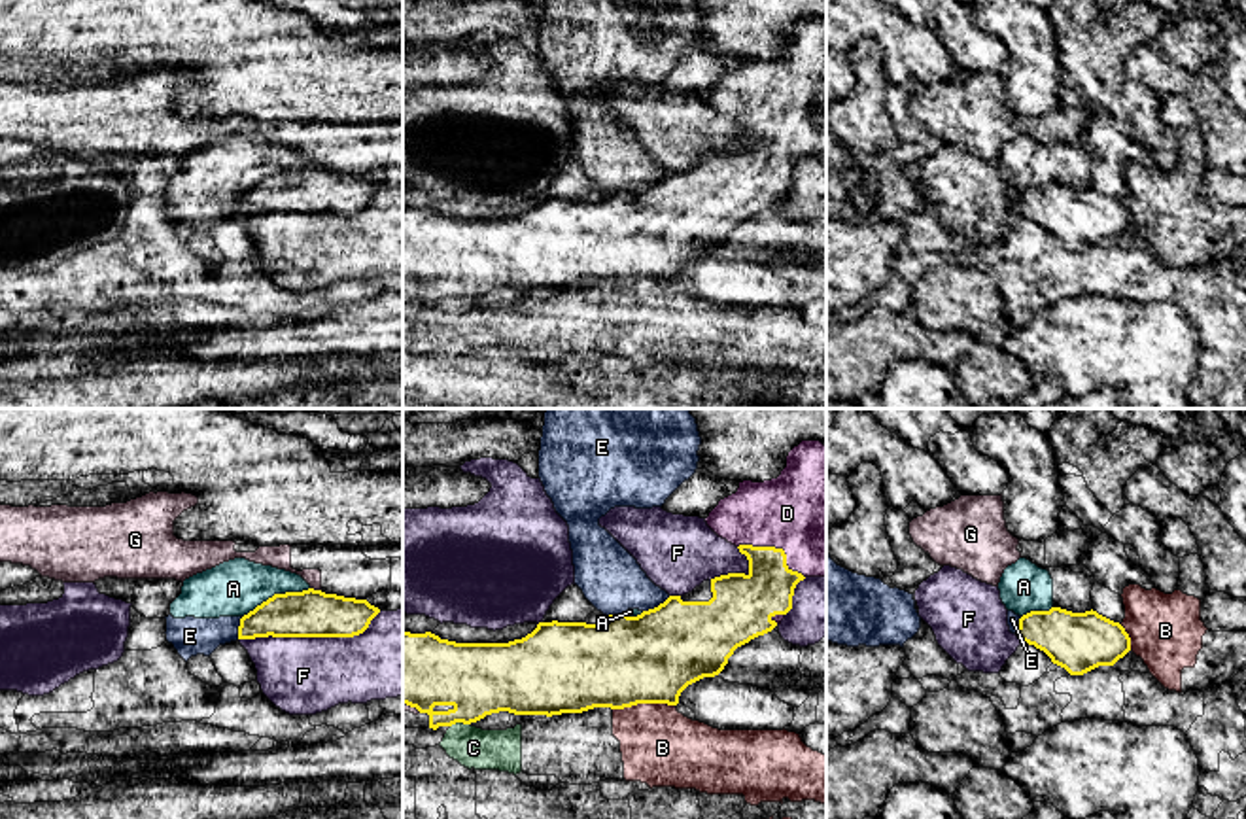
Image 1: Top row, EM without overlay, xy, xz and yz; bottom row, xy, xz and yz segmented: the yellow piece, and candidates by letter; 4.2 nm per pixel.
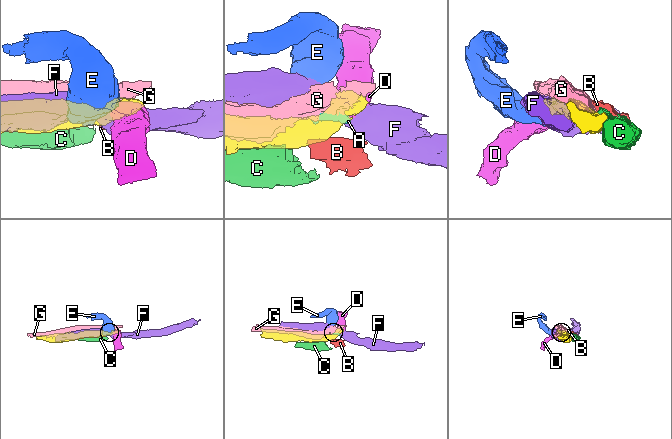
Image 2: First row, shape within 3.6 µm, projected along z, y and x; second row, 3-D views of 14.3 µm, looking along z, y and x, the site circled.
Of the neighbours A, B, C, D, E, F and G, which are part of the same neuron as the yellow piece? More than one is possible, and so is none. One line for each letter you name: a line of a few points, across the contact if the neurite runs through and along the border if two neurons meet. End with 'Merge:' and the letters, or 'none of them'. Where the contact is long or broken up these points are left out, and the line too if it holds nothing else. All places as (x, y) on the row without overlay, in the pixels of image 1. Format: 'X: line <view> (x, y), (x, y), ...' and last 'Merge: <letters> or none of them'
Merge: D

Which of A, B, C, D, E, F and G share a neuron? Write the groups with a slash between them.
A E / B C / D / F / G

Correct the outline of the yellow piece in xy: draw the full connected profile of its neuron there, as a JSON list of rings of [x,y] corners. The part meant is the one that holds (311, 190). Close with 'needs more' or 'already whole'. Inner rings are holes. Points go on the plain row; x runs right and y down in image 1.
[[[303,166],[274,170],[240,195],[238,216],[354,214],[380,189],[367,176]]] | already whole

